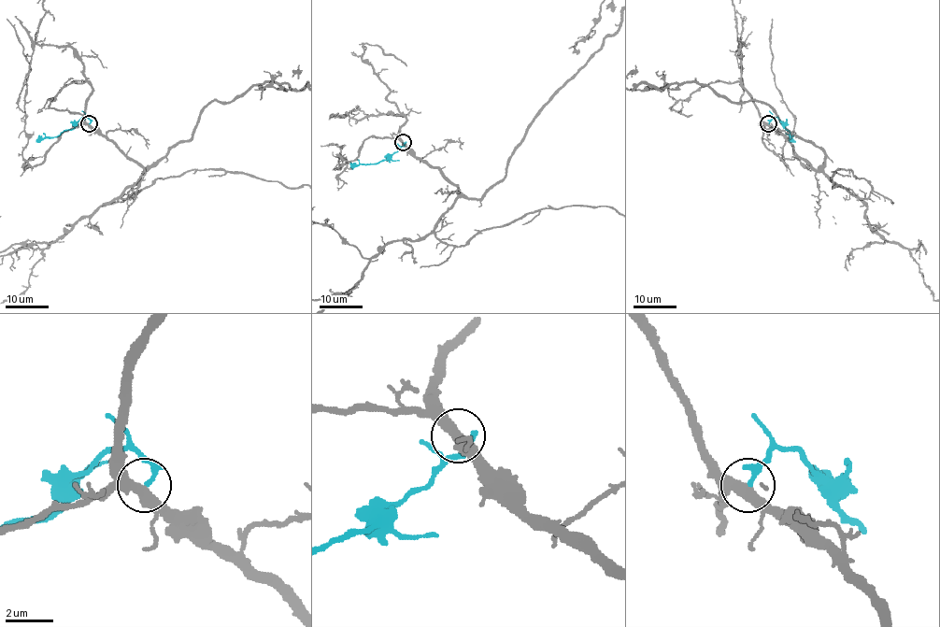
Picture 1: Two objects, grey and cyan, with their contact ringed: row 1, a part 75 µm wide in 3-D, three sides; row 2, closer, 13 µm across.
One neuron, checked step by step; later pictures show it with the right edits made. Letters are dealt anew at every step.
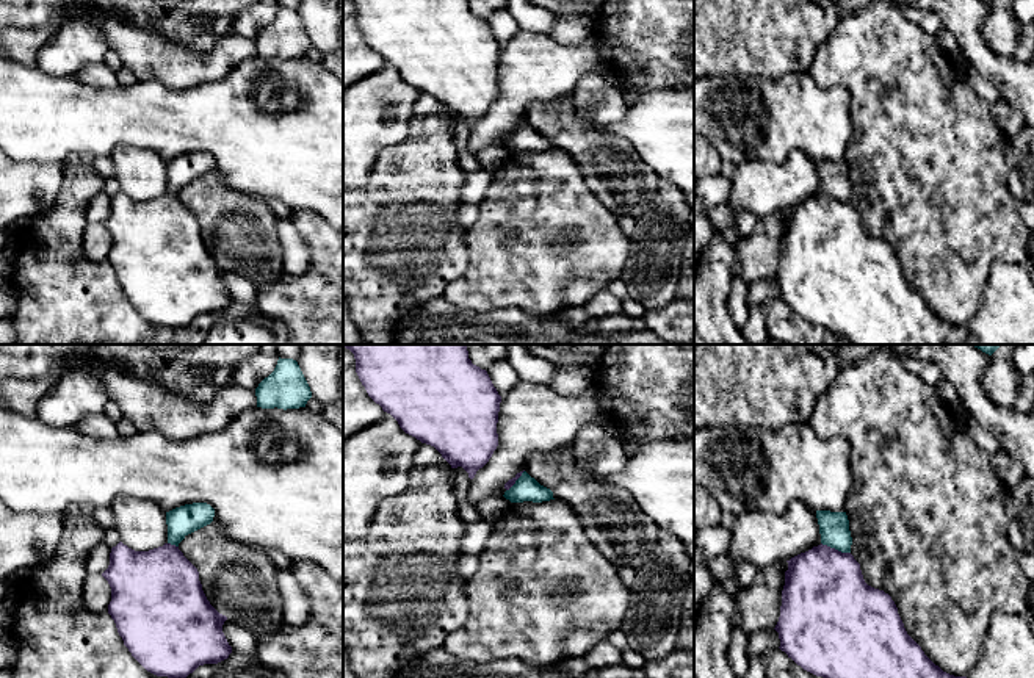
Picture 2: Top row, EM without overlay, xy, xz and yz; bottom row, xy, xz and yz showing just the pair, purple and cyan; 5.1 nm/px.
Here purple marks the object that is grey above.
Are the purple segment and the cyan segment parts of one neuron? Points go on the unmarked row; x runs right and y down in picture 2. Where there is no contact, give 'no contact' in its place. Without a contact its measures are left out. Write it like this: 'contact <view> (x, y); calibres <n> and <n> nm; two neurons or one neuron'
contact yz (834, 198); calibres 440 and 160 nm; two neurons

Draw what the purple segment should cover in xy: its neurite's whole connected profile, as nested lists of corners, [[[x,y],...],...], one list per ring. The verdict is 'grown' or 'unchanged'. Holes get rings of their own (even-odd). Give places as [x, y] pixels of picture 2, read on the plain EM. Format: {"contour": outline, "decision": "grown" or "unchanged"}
{"contour": [[[119,191],[111,197],[110,215],[102,222],[111,236],[108,263],[132,305],[150,323],[186,327],[199,315],[229,307],[222,274],[227,269],[207,249],[197,218],[179,196],[164,193],[149,200],[135,200]]], "decision": "unchanged"}

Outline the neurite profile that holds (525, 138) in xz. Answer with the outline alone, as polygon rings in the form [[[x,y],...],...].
[[[526,121],[515,130],[515,133],[504,141],[503,144],[511,152],[542,152],[550,150],[553,147],[553,141],[544,135],[540,135],[534,127],[531,127]]]

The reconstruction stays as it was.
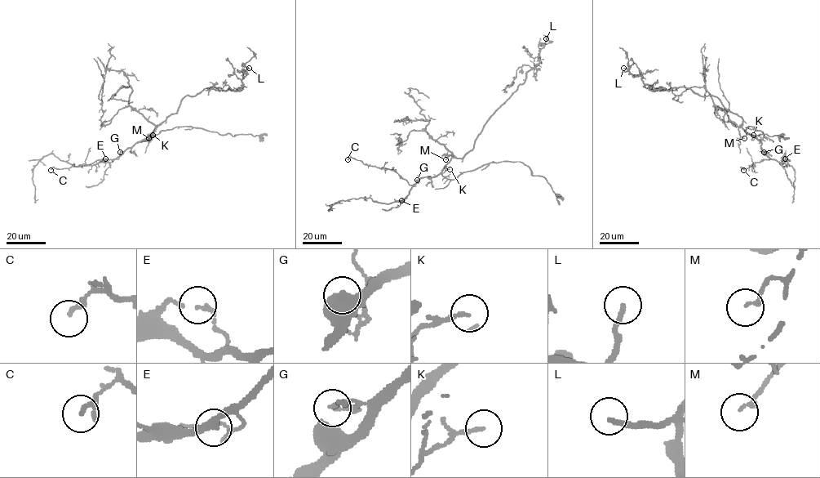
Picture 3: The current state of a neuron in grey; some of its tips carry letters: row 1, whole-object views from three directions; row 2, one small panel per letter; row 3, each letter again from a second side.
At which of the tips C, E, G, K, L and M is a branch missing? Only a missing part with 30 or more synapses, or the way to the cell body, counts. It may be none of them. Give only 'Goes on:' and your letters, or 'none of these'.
Goes on: L

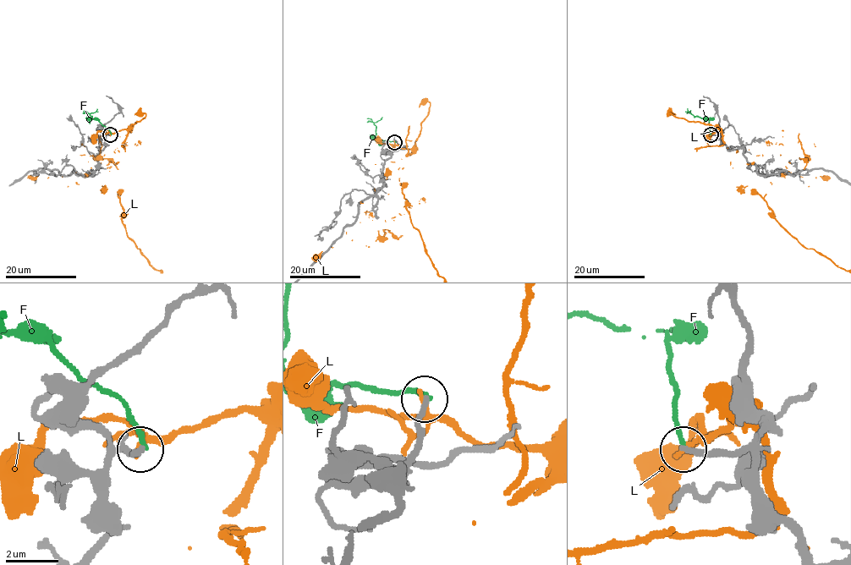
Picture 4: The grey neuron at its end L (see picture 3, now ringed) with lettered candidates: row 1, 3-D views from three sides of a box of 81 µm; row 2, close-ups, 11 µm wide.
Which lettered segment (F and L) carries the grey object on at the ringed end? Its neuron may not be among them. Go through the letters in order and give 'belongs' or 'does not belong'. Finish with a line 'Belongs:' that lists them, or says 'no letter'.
F: does not belong
L: does not belong
Belongs: no letter

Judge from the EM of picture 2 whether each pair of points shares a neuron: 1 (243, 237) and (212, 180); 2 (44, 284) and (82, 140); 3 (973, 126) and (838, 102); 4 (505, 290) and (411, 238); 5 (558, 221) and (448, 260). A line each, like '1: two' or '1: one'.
1: one
2: two
3: two
4: two
5: two

